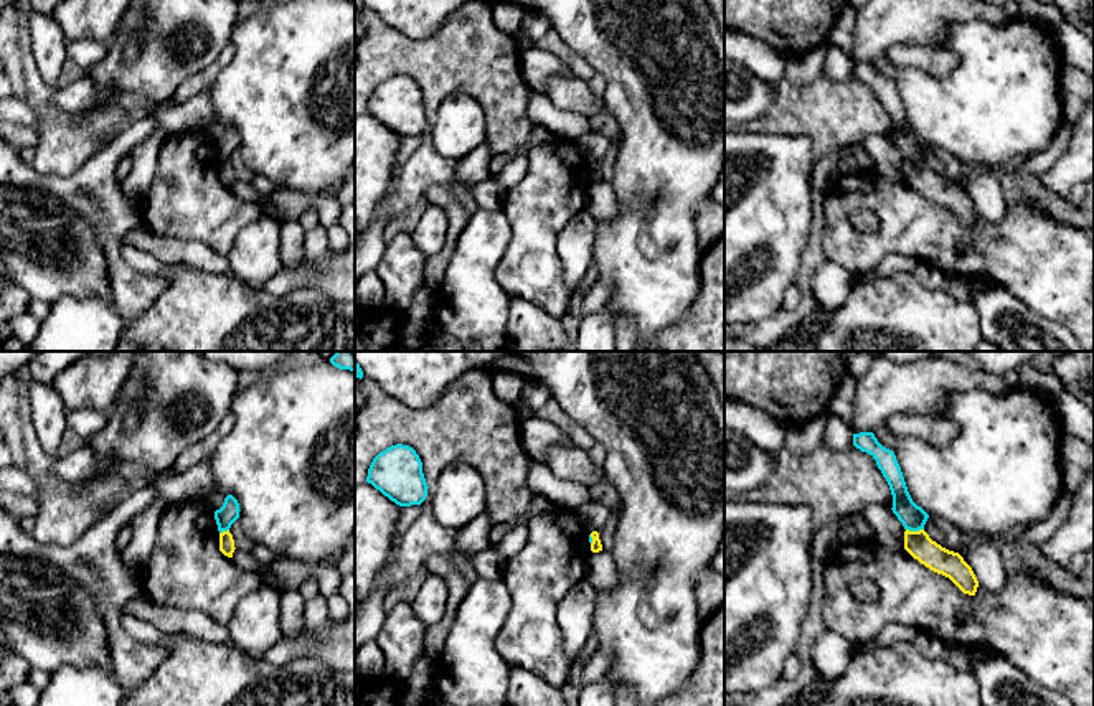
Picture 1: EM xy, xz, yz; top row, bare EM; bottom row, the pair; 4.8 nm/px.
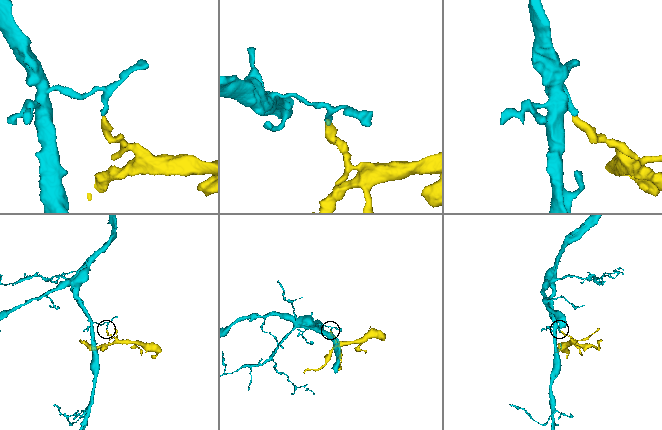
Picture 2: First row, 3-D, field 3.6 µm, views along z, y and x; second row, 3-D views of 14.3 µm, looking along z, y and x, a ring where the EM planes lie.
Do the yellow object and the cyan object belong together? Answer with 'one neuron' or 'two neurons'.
two neurons

